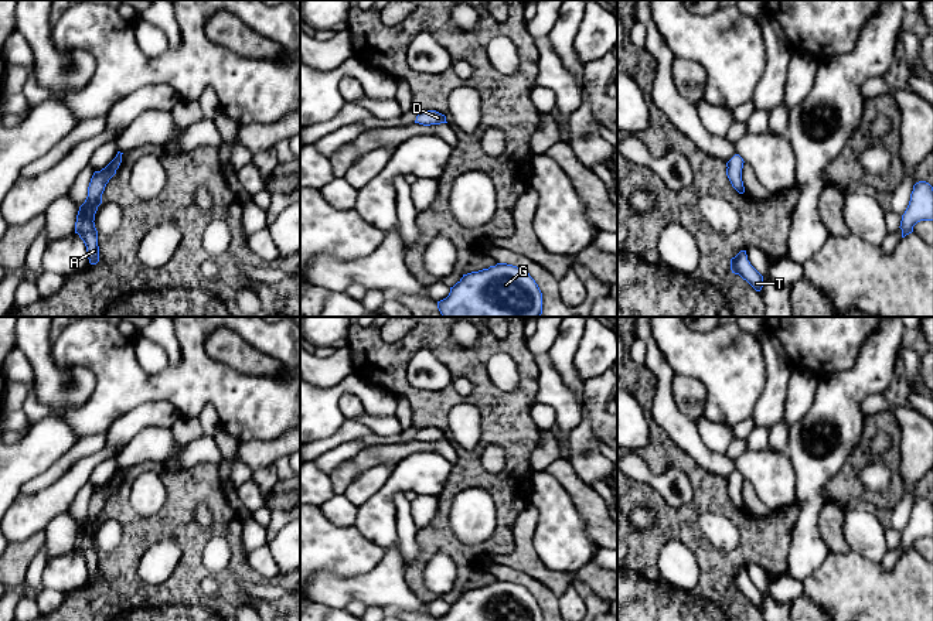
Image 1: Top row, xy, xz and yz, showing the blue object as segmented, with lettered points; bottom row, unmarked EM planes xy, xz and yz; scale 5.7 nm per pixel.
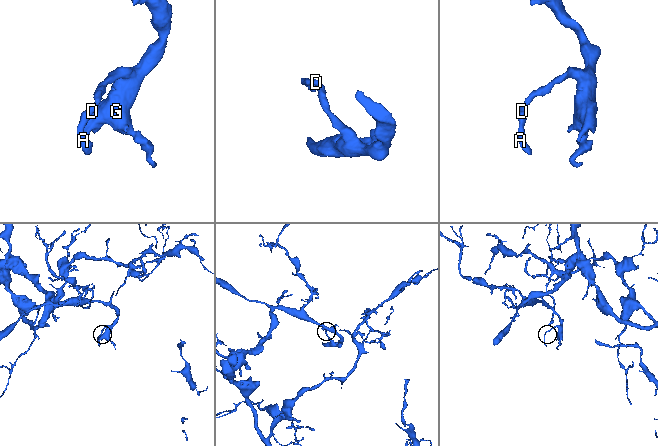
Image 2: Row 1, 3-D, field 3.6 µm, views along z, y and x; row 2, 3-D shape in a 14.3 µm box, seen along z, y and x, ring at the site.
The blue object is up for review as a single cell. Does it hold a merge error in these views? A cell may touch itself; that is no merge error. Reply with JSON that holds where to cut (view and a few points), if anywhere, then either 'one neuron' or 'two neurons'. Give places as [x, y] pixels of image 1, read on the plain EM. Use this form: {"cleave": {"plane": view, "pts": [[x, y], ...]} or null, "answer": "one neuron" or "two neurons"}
{"cleave": null, "answer": "one neuron"}

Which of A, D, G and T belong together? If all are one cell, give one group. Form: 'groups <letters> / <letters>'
groups A D G T

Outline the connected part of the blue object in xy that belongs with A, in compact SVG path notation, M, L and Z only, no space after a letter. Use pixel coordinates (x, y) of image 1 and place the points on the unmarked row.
M118 468L116 474L105 485L93 489L88 504L88 513L79 523L76 532L75 550L84 557L91 581L99 579L98 547L93 539L95 530L102 521L102 511L106 501L116 491L116 487L122 480L122 471L123 470Z

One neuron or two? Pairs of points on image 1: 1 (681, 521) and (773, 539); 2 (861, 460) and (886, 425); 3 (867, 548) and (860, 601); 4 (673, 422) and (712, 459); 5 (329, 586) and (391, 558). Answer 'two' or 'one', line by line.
1: one
2: one
3: two
4: one
5: one

